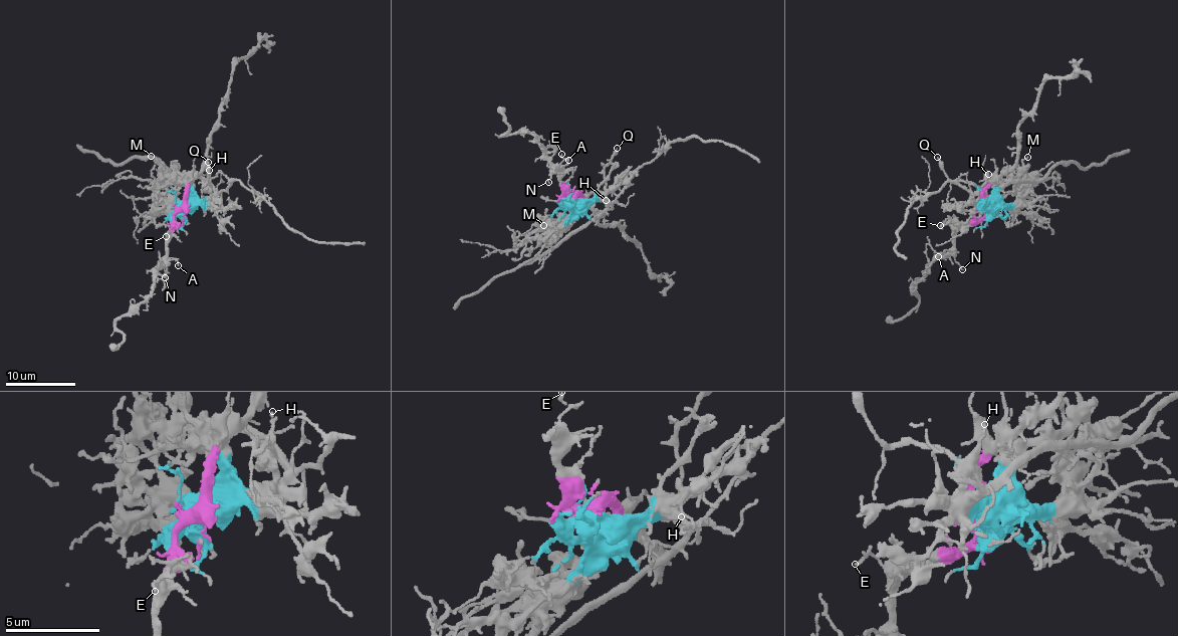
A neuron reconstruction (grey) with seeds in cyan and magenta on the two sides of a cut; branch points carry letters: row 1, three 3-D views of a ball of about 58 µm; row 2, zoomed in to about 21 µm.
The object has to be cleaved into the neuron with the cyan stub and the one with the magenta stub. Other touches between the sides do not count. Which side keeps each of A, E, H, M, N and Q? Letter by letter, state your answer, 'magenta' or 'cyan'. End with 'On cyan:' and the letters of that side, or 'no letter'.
A: magenta
E: magenta
H: cyan
M: cyan
N: magenta
Q: cyan
On cyan: H, M, Q

